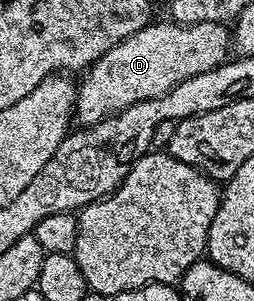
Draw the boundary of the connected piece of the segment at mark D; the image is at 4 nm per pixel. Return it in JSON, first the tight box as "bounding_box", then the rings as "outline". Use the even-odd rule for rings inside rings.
{"bounding_box":[76,20,232,127],"outline":[[[173,20],[165,21],[155,21],[140,32],[128,36],[120,44],[113,46],[107,54],[97,58],[94,65],[85,71],[86,80],[76,90],[76,118],[77,121],[82,121],[79,123],[83,127],[94,126],[100,120],[137,102],[162,98],[184,80],[200,76],[227,61],[229,54],[226,53],[232,50],[232,34],[229,29],[226,31],[227,27],[223,23],[197,22],[191,26],[183,26]]]}

